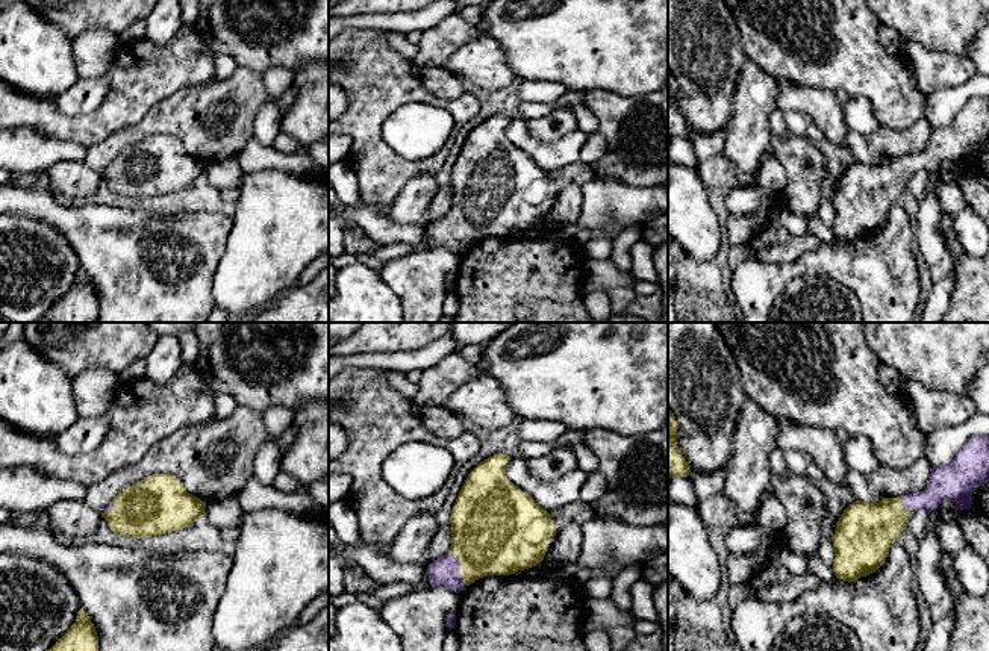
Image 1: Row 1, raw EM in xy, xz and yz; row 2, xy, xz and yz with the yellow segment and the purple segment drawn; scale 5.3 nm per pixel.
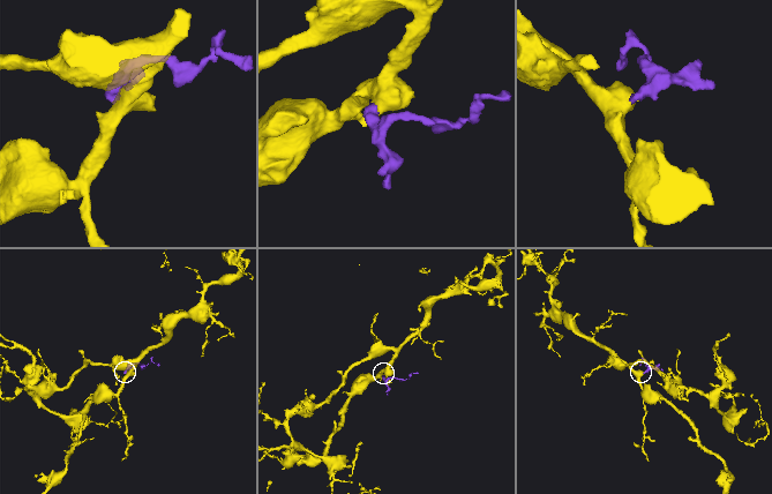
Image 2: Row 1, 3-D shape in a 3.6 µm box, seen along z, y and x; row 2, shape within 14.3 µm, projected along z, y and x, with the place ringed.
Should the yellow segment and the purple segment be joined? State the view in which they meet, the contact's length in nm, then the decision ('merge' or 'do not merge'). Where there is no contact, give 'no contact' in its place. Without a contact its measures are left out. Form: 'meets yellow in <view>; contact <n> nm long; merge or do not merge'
meets yellow in xz; contact 190 nm long; merge

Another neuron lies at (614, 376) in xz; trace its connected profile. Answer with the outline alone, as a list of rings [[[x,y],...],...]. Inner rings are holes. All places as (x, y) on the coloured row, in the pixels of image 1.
[[[512,322],[483,347],[480,365],[503,388],[519,419],[562,422],[569,430],[647,435],[668,422],[668,322]]]

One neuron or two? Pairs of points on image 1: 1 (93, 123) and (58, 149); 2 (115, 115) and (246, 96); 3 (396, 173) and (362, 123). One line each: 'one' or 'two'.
1: two
2: two
3: one

